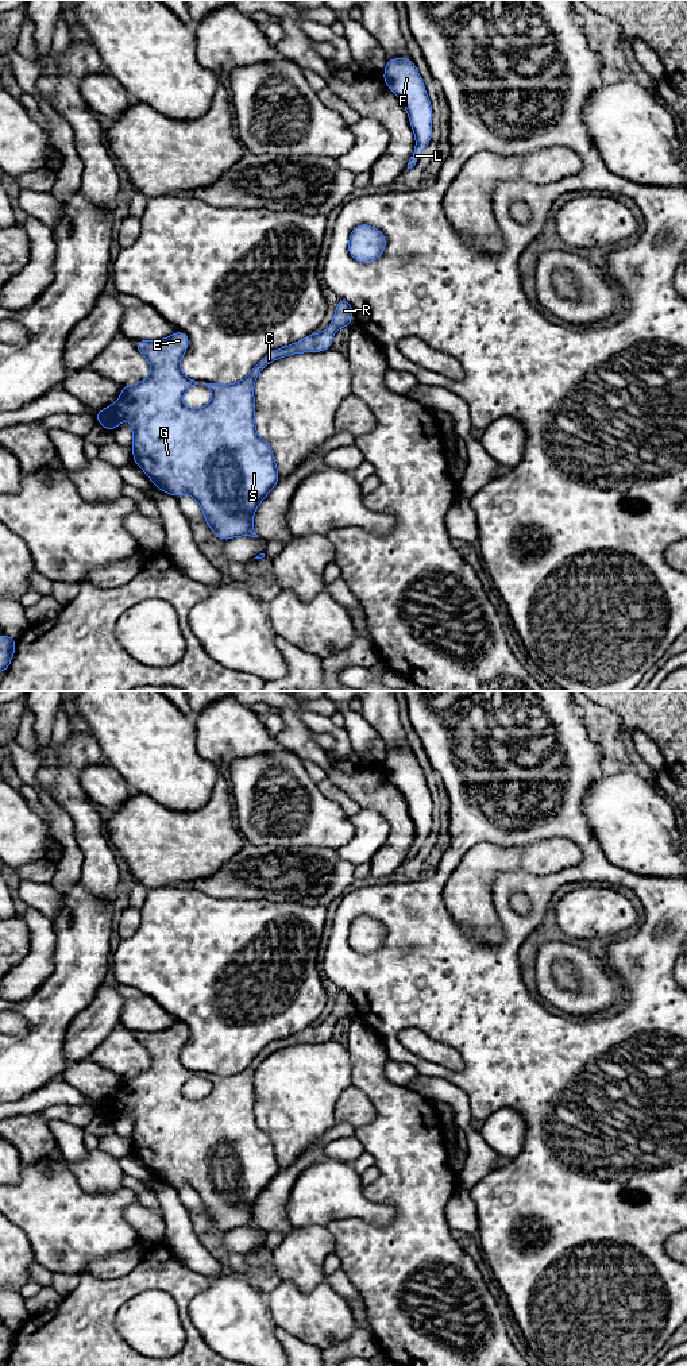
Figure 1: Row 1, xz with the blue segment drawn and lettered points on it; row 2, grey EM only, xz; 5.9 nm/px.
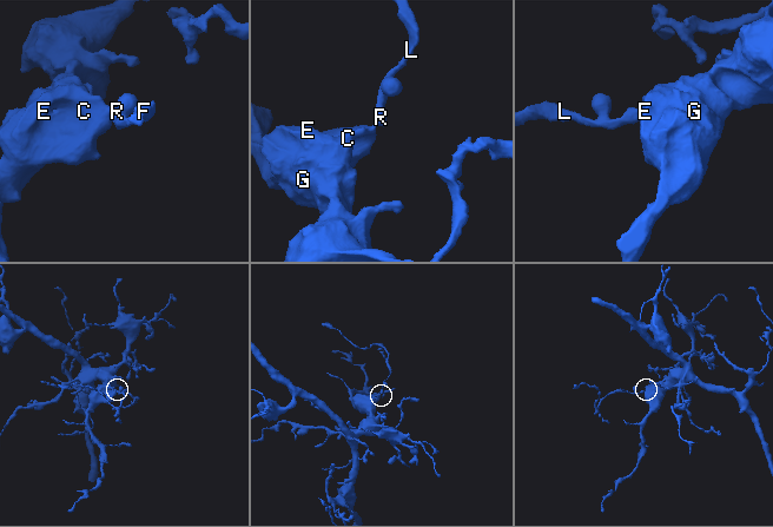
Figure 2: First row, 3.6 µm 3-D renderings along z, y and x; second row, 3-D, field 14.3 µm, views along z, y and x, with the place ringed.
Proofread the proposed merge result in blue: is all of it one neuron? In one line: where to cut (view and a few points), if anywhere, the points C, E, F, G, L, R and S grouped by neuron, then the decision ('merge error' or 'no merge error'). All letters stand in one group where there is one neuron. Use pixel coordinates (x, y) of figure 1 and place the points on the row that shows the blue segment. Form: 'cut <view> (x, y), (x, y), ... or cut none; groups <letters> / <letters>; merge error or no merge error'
cut none; groups C E F G L R S; no merge error

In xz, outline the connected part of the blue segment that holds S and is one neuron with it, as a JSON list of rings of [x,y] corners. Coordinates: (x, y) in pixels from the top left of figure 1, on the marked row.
[[[339,298],[331,325],[321,333],[312,333],[293,344],[270,351],[240,382],[204,383],[213,398],[200,409],[188,408],[182,402],[185,391],[197,385],[180,368],[181,358],[189,346],[189,336],[178,331],[162,340],[136,340],[135,347],[150,362],[151,374],[140,383],[123,385],[120,398],[94,413],[97,422],[113,432],[128,417],[134,435],[132,460],[157,489],[174,498],[181,494],[192,495],[201,506],[205,522],[219,539],[225,541],[239,536],[258,537],[252,525],[254,513],[279,482],[279,474],[271,447],[256,433],[254,382],[263,368],[277,359],[331,348],[335,332],[343,327],[352,327],[352,315],[351,304]]]

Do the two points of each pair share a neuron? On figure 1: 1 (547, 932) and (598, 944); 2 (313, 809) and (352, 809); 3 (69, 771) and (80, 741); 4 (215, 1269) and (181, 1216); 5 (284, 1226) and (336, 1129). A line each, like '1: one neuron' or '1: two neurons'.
1: one neuron
2: two neurons
3: one neuron
4: one neuron
5: one neuron

